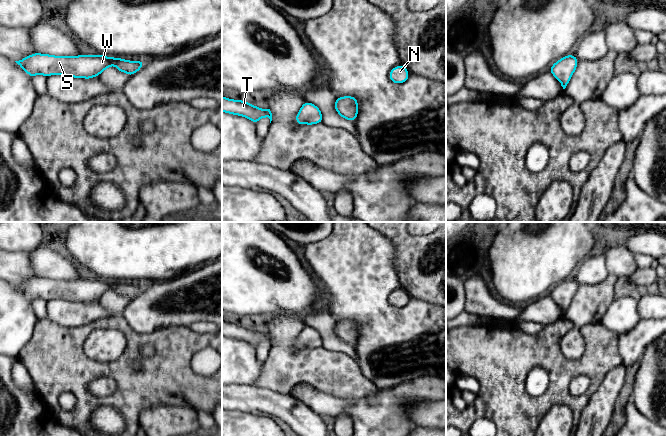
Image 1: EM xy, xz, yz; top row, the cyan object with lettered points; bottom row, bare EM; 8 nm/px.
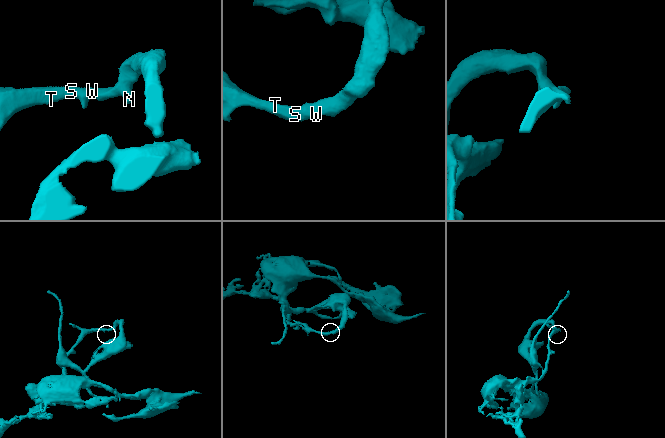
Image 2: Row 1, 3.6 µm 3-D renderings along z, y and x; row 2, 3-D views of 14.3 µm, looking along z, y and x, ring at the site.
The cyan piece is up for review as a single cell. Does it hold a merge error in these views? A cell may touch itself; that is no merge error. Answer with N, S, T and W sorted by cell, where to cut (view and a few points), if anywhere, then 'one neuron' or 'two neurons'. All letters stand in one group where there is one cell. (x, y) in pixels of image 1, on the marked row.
N S T W; no cut; one neuron

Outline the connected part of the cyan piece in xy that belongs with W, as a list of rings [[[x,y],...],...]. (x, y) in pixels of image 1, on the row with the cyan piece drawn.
[[[33,53],[19,61],[15,61],[31,78],[37,74],[45,77],[64,75],[73,78],[92,79],[116,65],[116,70],[130,76],[138,72],[145,61],[130,61],[122,58],[104,55],[55,56],[50,54]]]

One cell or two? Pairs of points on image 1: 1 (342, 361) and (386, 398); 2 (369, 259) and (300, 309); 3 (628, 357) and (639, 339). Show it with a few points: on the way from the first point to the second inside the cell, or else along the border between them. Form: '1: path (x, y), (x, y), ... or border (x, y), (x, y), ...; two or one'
1: border (379, 388), (374, 393), (357, 401); two
2: border (311, 273), (322, 290), (323, 305); two
3: path (630, 353), (631, 347), (635, 343); one

